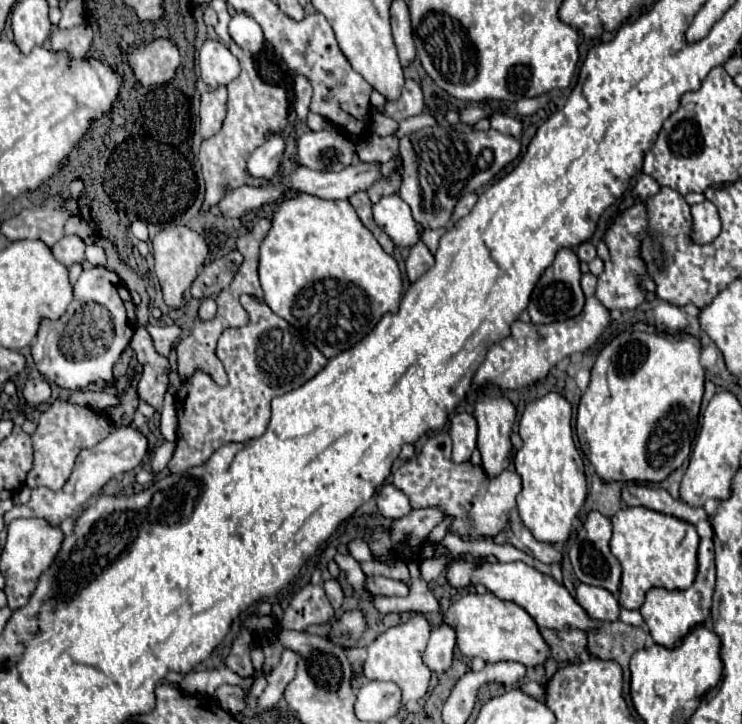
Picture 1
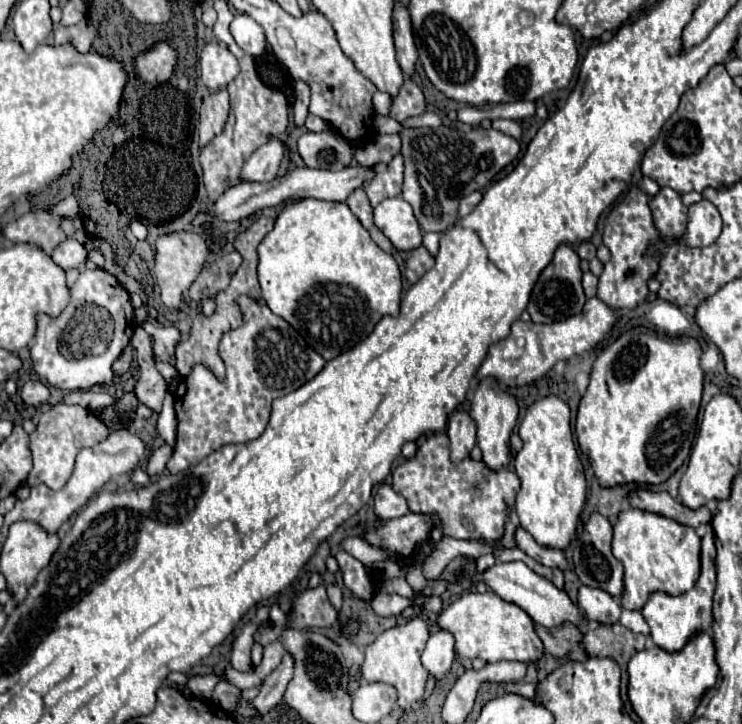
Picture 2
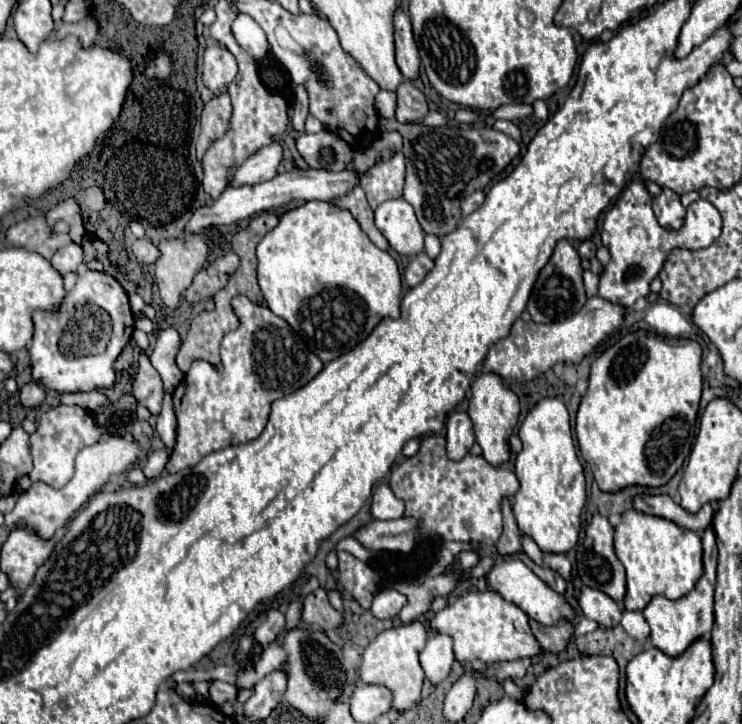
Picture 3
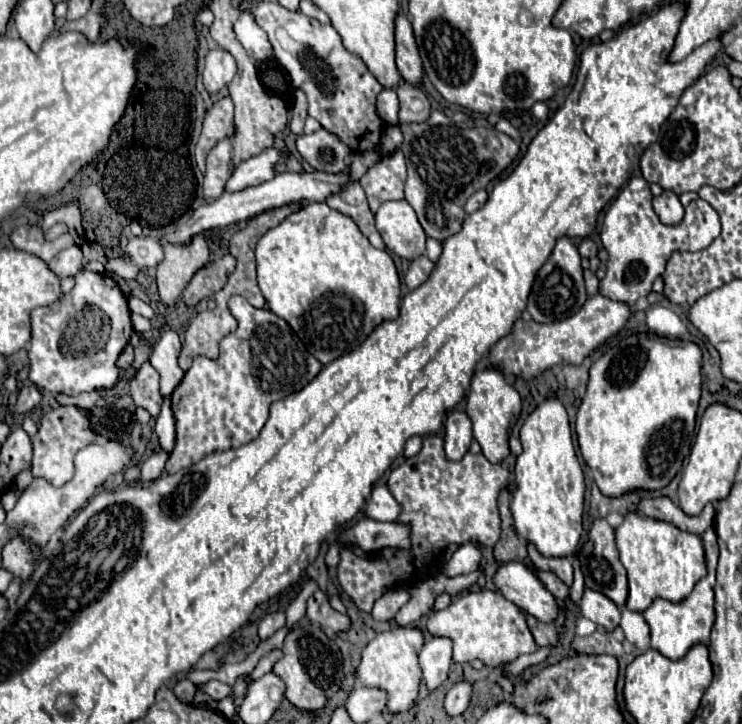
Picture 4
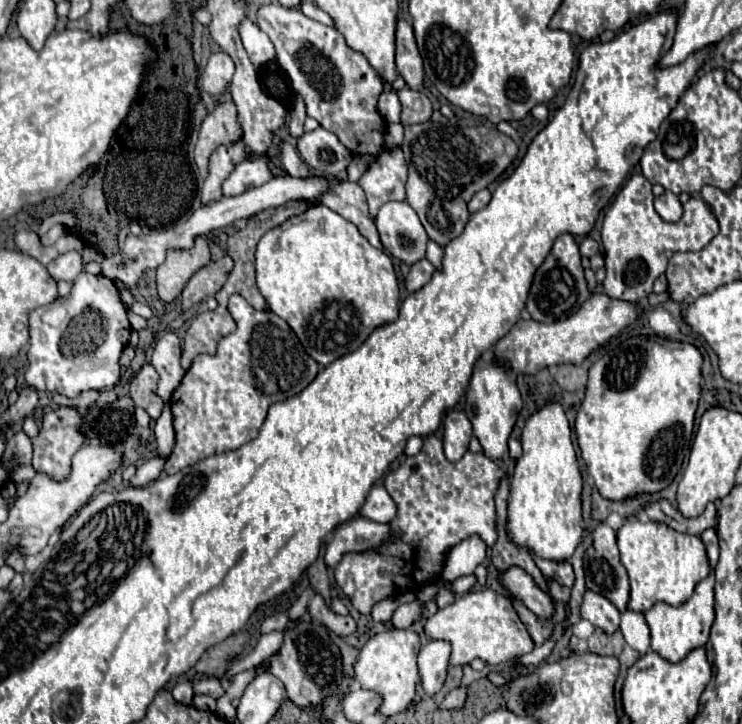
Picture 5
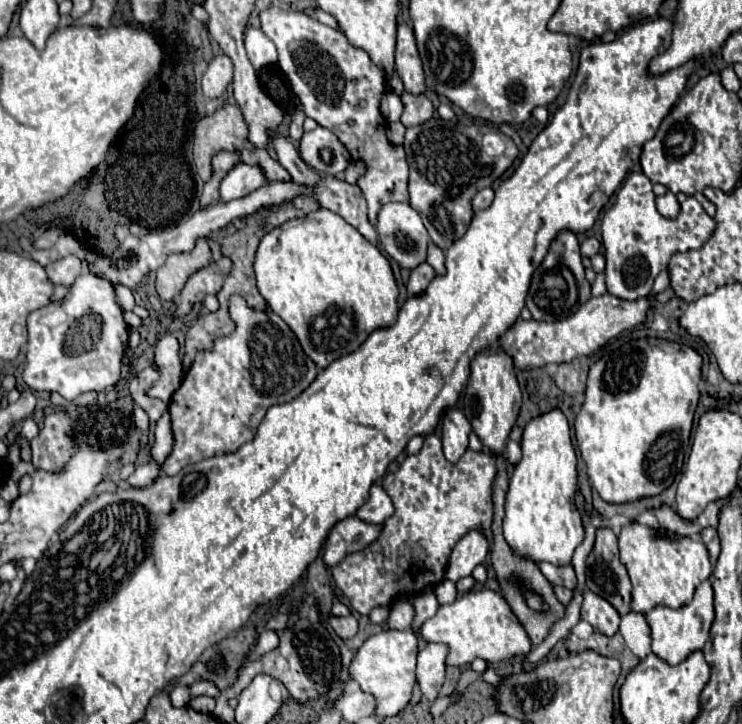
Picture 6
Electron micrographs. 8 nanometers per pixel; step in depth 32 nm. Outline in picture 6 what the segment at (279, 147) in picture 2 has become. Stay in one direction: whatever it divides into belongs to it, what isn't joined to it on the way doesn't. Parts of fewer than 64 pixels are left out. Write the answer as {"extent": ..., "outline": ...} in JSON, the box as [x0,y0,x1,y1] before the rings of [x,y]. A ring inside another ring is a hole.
{"extent":[220,164,268,200],"outline":[[[236,164],[220,184],[220,200],[234,200],[250,194],[254,188],[266,184],[268,176],[260,164]]]}

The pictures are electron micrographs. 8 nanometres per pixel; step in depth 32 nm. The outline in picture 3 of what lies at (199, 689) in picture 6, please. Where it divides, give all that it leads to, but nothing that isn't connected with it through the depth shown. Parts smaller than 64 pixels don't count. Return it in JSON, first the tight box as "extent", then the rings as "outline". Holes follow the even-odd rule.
{"extent":[210,680,238,706],"outline":[[[216,680],[216,682],[210,686],[210,698],[212,698],[212,702],[218,704],[218,706],[224,706],[226,702],[236,702],[236,698],[238,698],[238,688],[236,688],[234,684]]]}

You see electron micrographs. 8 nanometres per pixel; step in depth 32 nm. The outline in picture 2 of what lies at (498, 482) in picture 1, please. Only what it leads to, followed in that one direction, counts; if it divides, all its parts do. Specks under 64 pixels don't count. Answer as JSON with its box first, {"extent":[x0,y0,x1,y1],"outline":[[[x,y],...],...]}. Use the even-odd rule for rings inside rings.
{"extent":[392,432,520,542],"outline":[[[442,432],[428,438],[414,458],[404,460],[392,472],[392,488],[408,500],[410,512],[436,514],[436,524],[442,526],[446,536],[462,540],[496,542],[504,534],[506,508],[514,506],[520,488],[516,472],[500,470],[488,472],[484,462],[466,458],[458,464],[450,460],[450,442]]]}

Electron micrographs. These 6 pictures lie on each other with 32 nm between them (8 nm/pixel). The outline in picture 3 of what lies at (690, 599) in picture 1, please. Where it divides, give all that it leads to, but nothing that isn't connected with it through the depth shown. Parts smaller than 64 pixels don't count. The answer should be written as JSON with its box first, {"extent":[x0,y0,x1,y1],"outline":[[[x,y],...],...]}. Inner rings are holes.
{"extent":[642,528,716,656],"outline":[[[708,528],[702,536],[702,548],[704,548],[704,574],[702,578],[696,582],[696,586],[684,594],[682,598],[670,600],[666,596],[652,596],[652,600],[648,602],[648,606],[642,610],[646,622],[650,624],[650,638],[652,644],[656,648],[660,648],[662,652],[666,652],[668,656],[678,656],[682,654],[694,640],[698,638],[710,638],[710,630],[712,630],[712,622],[714,622],[714,612],[712,612],[712,604],[714,604],[714,584],[716,584],[716,538],[712,528]]]}

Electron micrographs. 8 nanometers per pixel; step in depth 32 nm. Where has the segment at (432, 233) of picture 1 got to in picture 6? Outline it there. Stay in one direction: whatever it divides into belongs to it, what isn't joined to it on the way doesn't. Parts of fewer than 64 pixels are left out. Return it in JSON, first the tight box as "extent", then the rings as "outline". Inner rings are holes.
{"extent":[428,244,444,274],"outline":[[[428,244],[428,264],[438,272],[442,274],[444,272],[444,252],[436,246],[436,244]]]}

